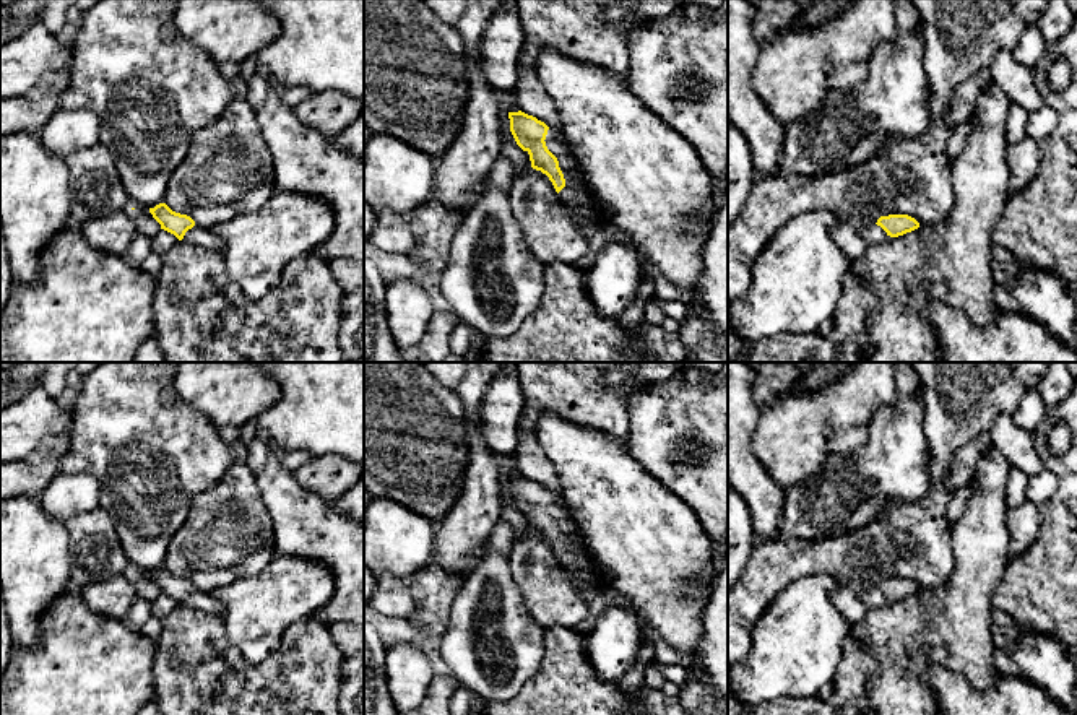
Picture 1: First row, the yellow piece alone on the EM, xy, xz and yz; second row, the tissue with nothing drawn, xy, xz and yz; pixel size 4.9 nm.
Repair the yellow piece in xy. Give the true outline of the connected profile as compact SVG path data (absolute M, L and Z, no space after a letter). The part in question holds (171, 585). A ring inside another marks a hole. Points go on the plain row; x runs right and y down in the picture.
M166 567L149 572L153 582L161 588L161 593L174 598L179 604L187 604L193 609L221 616L223 603L211 592L198 590L190 580L172 575Z

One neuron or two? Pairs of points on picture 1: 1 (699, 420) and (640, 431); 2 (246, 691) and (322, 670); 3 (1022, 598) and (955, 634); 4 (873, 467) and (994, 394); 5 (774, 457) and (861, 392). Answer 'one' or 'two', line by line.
1: one
2: one
3: two
4: two
5: one

